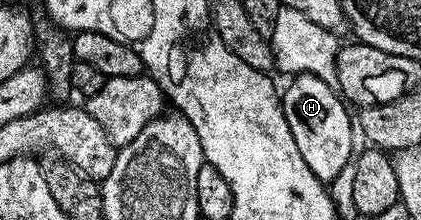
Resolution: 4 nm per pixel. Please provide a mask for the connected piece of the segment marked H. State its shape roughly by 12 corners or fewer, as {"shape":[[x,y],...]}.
{"shape":[[297,75],[282,92],[306,166],[331,182],[354,156],[335,87]]}

